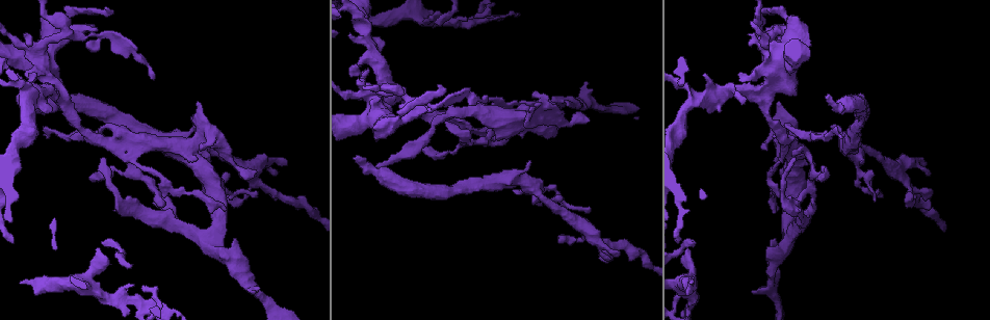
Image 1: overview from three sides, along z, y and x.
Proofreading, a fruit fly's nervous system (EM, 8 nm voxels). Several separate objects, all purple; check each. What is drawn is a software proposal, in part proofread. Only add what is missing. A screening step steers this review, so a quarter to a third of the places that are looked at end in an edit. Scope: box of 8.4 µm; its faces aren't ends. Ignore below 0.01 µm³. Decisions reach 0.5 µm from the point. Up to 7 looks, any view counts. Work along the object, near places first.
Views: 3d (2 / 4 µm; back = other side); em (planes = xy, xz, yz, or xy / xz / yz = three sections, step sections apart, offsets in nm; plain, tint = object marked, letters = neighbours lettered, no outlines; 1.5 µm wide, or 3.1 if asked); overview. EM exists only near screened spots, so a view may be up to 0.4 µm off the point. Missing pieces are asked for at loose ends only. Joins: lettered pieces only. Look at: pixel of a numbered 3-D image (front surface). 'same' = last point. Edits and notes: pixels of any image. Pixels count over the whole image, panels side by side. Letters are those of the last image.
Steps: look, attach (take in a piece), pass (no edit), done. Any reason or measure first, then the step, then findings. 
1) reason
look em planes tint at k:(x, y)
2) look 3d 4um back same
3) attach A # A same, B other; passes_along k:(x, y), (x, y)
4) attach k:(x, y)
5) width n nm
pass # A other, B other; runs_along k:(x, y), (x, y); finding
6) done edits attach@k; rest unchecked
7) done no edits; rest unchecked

look em planes letters at 1:(356, 157)

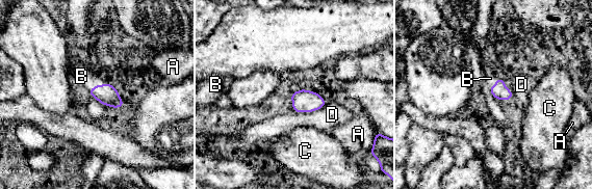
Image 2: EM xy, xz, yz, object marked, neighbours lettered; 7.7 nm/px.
attach B # A other, B same, C other, D other; passes_along 2:(106, 95), (97, 85), (81, 76); the neuron continues

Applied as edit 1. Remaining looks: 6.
redraw
look overview

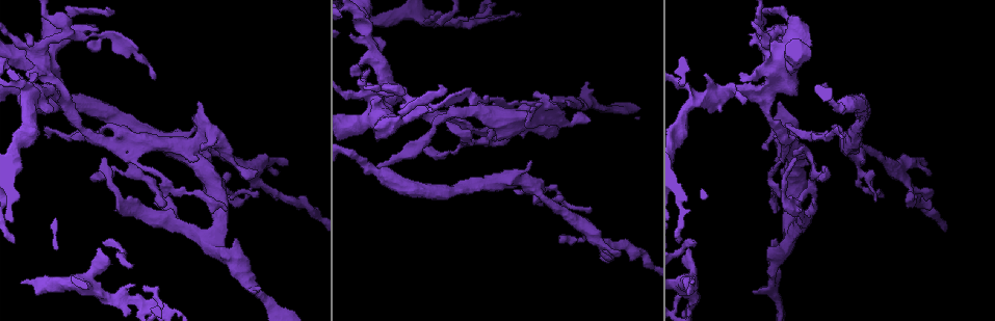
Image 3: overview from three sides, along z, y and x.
branch stops here
look em planes letters at 3:(524, 103)

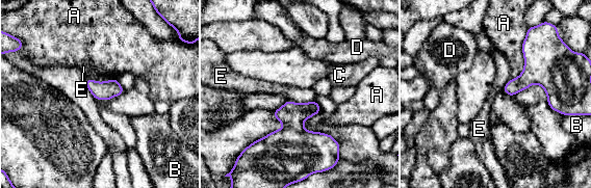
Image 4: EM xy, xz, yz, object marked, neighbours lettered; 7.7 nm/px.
pass # A other, B other, C other, D other, E other; none of them fits

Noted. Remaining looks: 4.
free end
look 3d 2um at 3:(776, 238)

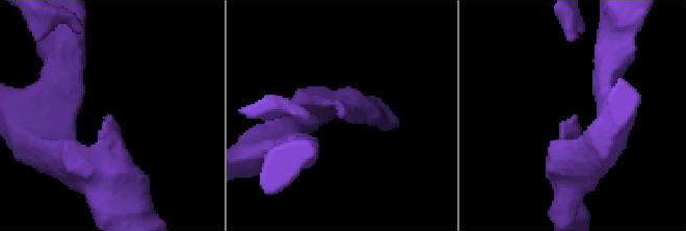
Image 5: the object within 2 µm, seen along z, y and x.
look em xy step 8 letters at 5:(574, 117)

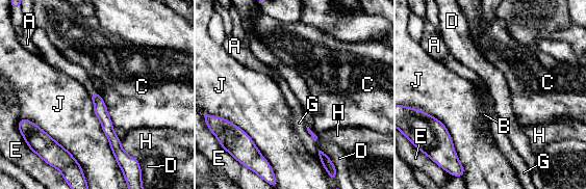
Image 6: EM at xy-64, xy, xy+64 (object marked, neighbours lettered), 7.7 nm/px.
pass # A other, B other, C other, D other, E other, G other, H other, J other; runs_along 6:(94, 96), (113, 139), (117, 153); no lettered piece goes on from it

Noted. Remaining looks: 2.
done edits attach@2; rest unchecked

